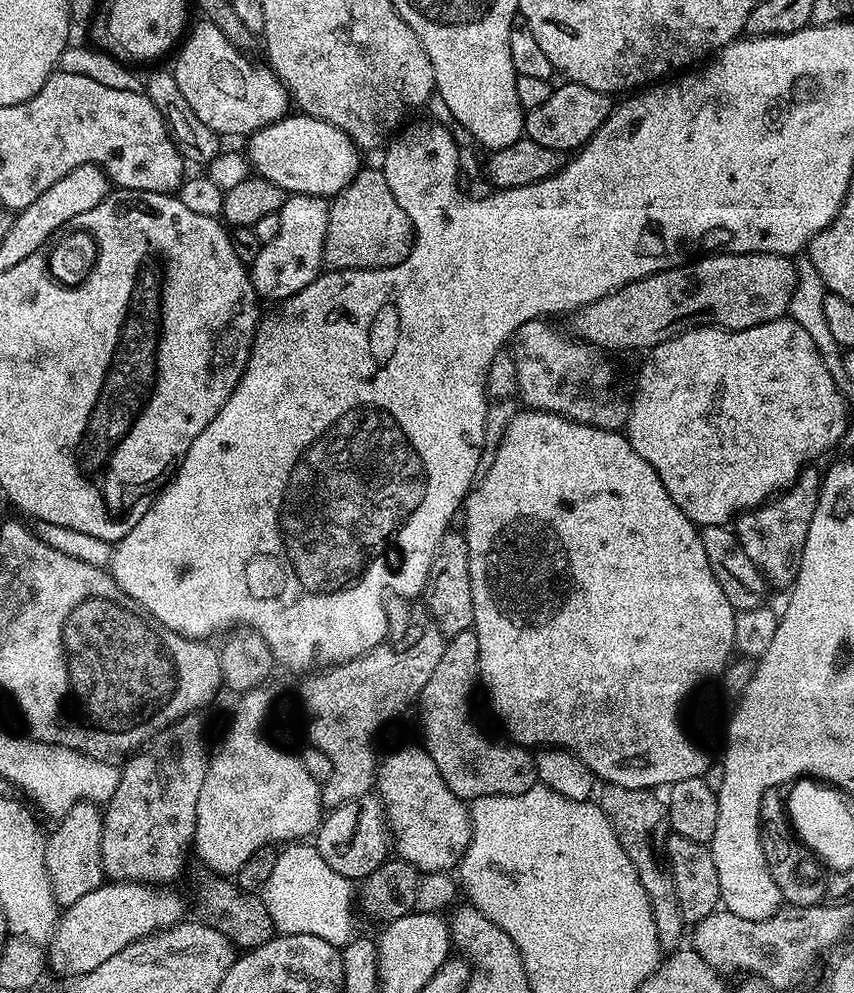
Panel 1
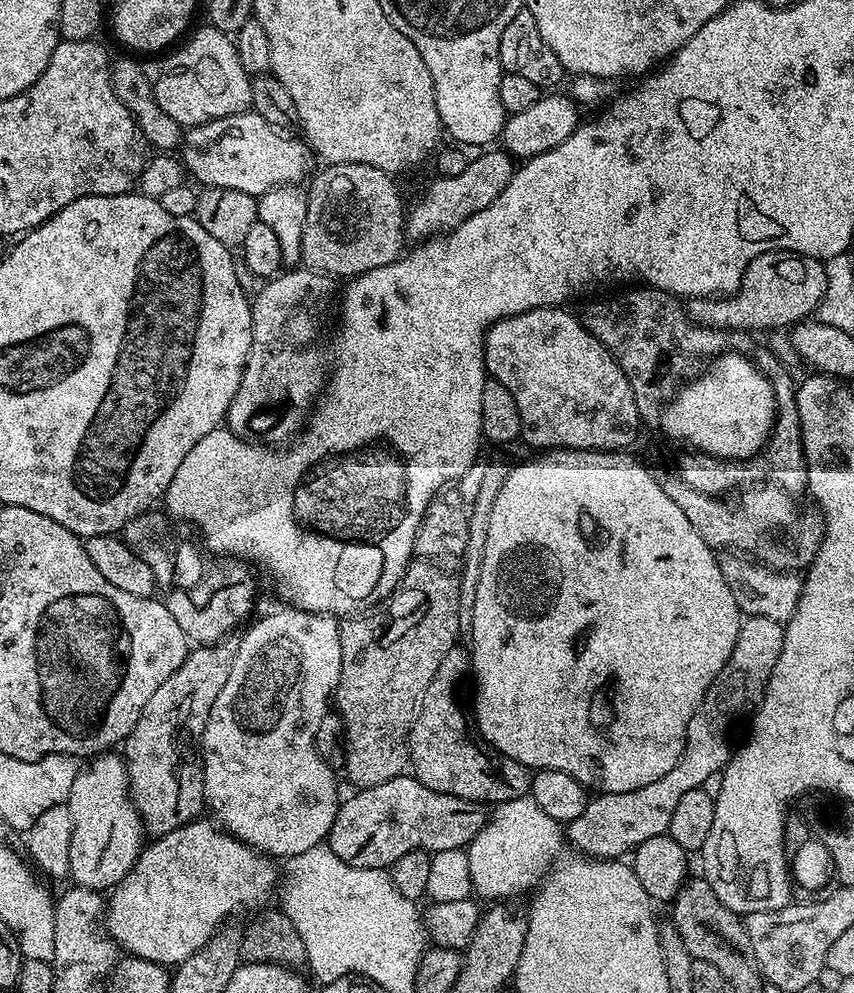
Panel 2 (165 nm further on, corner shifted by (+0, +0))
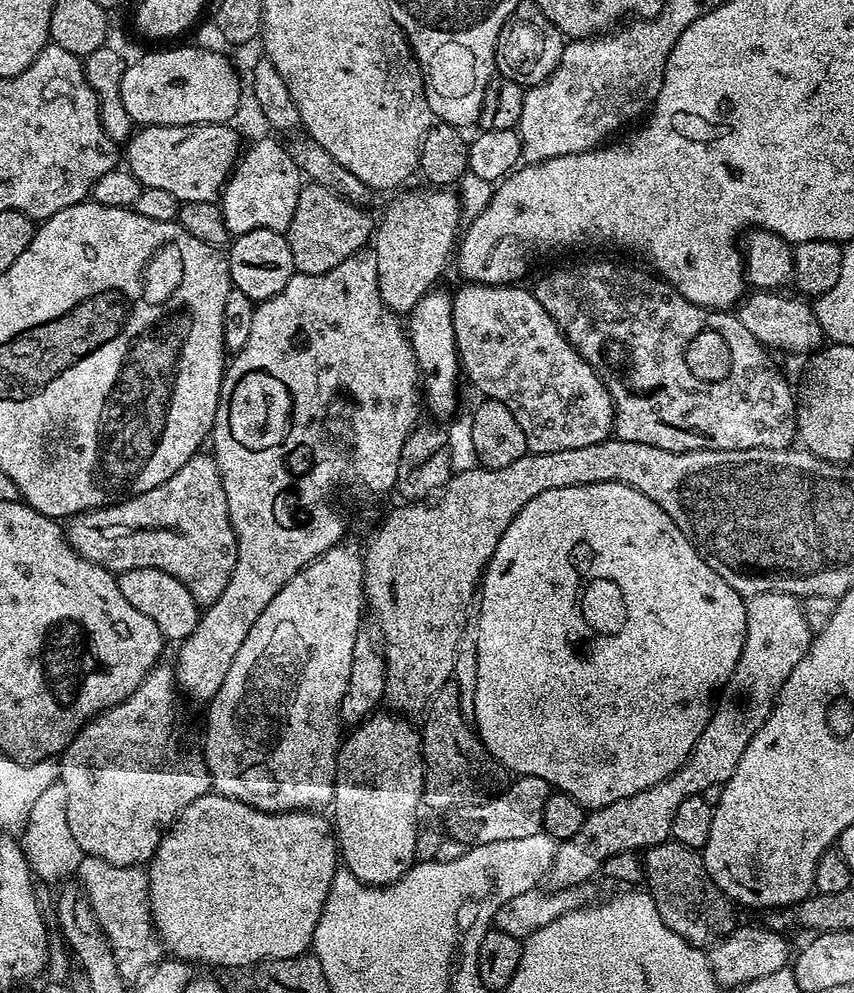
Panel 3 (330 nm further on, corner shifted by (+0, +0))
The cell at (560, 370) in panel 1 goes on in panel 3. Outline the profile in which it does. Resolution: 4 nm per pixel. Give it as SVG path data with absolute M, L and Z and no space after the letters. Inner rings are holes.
M465 283L452 296L452 321L454 322L456 349L460 355L461 369L465 377L474 384L475 388L485 399L500 401L510 410L518 421L526 437L529 452L553 452L554 450L574 450L578 446L594 446L594 442L607 440L615 429L615 408L608 387L601 377L589 364L581 358L580 352L565 338L564 332L557 326L556 320L546 312L546 308L538 302L533 291L520 288L517 285L493 285Z

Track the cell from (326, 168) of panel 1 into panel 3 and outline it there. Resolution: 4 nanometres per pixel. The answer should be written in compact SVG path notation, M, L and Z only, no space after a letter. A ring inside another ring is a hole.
M231 123L226 124L183 124L170 126L169 124L149 124L133 131L131 140L126 145L128 161L126 167L134 174L134 178L145 188L158 186L158 190L166 190L174 194L174 198L181 202L216 202L222 195L222 189L236 161L242 155L240 136L232 129Z

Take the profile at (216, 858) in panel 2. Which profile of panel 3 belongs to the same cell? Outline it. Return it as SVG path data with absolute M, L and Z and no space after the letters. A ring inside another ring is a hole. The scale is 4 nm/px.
M213 790L207 796L194 798L176 823L165 832L158 850L146 865L148 873L148 901L152 911L152 925L156 928L156 937L160 939L163 951L177 960L193 962L201 960L204 964L213 964L216 968L248 968L269 960L285 960L305 955L311 949L314 930L322 914L322 906L330 892L332 879L338 870L338 845L334 828L319 811L301 810L298 812L263 812L254 806L246 806L229 796L221 796Z

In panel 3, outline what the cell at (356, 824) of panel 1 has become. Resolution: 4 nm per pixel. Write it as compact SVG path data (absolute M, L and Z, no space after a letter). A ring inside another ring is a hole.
M516 776L514 782L516 784L509 783L499 794L483 802L463 804L451 809L447 813L447 831L450 836L452 831L453 838L460 846L471 846L490 842L510 842L514 838L527 838L543 832L542 810L546 810L550 785L542 778L533 776Z

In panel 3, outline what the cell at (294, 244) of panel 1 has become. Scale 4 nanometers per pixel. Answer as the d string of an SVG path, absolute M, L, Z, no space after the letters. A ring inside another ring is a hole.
M256 140L243 149L242 155L225 182L218 201L229 233L233 237L250 230L265 228L287 233L290 218L294 218L294 206L298 206L298 194L302 187L302 173L294 166L287 147L276 140Z

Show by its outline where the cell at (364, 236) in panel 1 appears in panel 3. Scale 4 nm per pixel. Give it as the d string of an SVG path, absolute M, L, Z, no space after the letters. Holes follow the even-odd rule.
M305 183L298 194L298 206L294 206L294 218L290 218L286 233L297 273L302 276L326 274L361 251L367 245L364 243L367 240L369 243L374 236L374 216L372 220L368 210L326 190L326 186Z

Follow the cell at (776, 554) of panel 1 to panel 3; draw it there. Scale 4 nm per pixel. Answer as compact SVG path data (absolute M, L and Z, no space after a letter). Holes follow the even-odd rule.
M592 260L589 264L576 264L573 268L556 268L534 286L538 302L552 315L565 338L580 352L580 356L597 372L608 387L615 408L614 436L626 442L646 442L646 446L658 446L671 452L693 452L694 450L782 450L797 443L796 406L797 393L788 385L788 380L772 365L769 349L742 326L736 314L728 310L703 308L678 294L678 290L651 271L631 268L628 264L615 264L612 260Z

